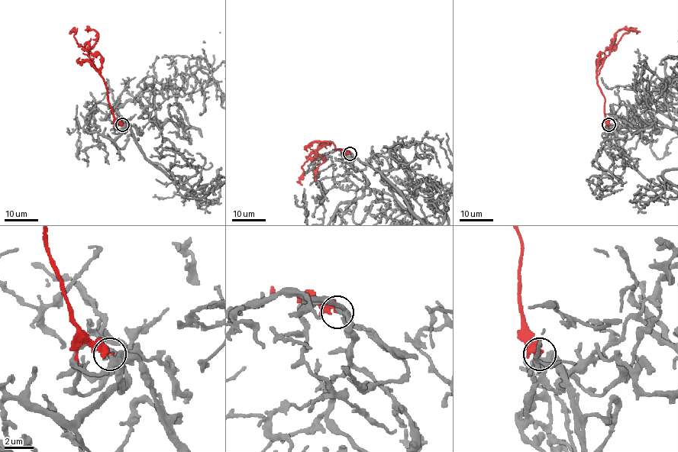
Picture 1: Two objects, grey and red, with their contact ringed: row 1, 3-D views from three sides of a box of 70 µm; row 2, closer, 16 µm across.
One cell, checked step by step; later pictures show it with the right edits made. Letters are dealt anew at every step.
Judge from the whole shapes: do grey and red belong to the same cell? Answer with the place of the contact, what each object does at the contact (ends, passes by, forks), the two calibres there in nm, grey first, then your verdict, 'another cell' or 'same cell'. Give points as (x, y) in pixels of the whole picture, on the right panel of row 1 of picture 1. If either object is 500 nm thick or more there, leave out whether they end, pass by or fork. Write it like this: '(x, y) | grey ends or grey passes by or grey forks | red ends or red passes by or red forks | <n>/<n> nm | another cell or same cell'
(608, 124) | grey passes by | red ends | 320/360 nm | another cell

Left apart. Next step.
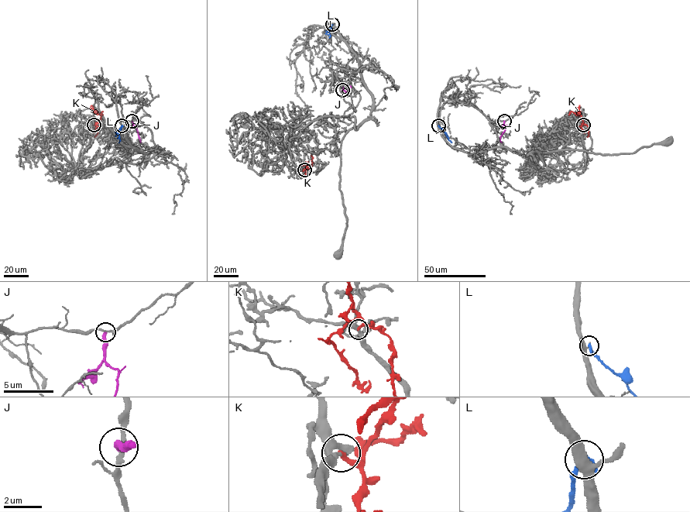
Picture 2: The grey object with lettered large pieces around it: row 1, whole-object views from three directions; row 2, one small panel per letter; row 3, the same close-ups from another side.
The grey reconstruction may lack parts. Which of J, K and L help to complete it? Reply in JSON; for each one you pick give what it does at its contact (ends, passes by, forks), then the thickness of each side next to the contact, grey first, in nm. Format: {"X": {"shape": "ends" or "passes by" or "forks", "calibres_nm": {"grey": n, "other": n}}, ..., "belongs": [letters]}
{"K": {"shape": "ends", "calibres_nm": {"grey": 320, "other": 280}}, "belongs": ["K"]}

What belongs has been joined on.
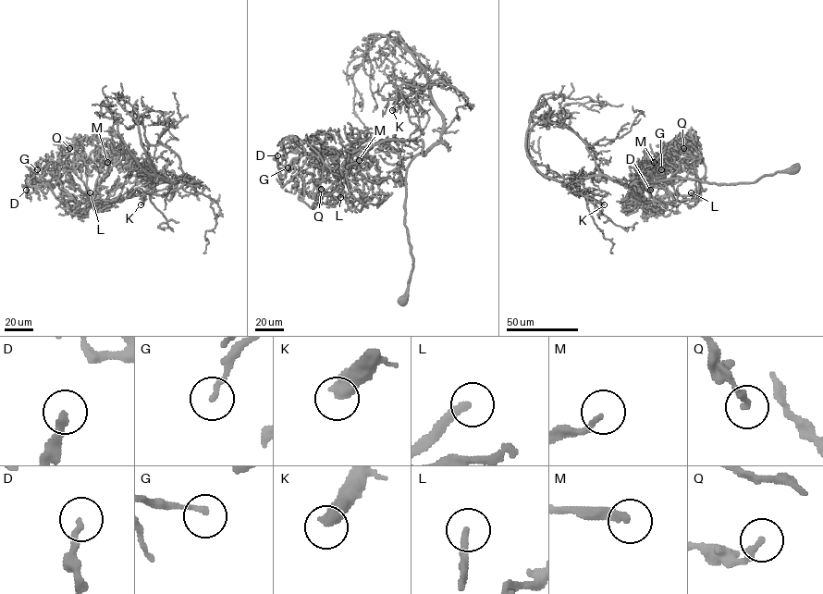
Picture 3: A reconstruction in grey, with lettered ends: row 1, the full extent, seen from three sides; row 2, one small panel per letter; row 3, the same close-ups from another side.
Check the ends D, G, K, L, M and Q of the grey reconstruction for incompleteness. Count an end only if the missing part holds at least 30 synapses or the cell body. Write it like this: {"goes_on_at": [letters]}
{"goes_on_at": ["K", "L", "M"]}

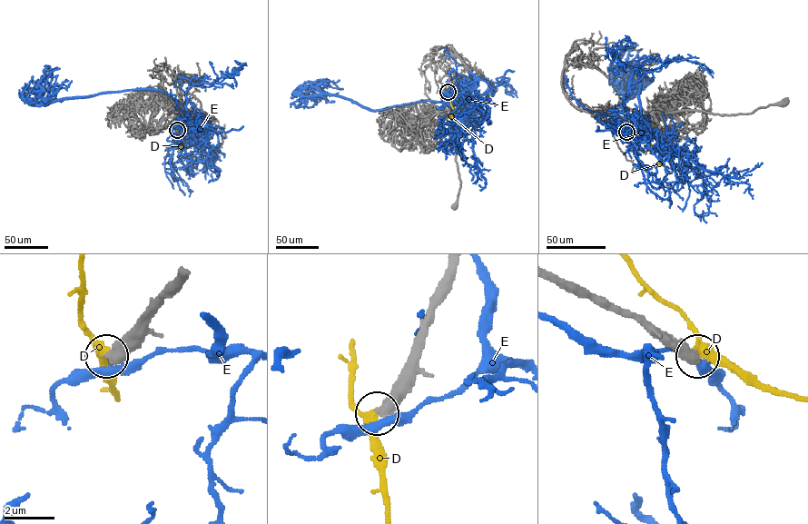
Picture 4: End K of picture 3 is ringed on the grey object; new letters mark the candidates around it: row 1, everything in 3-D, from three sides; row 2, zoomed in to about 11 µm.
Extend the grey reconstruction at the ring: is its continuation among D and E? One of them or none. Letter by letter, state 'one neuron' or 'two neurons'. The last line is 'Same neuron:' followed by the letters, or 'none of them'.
D: two neurons
E: two neurons
Same neuron: none of them

